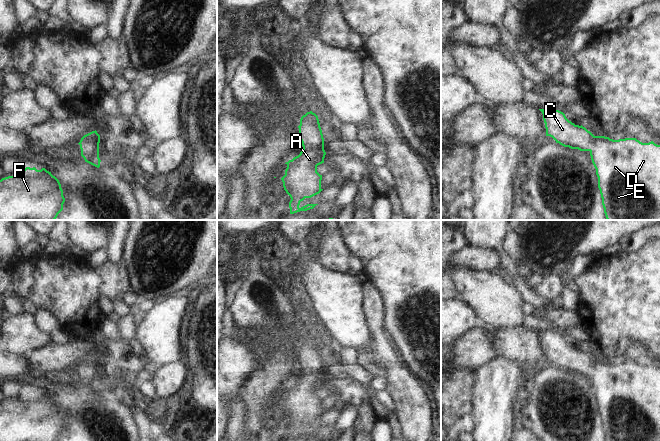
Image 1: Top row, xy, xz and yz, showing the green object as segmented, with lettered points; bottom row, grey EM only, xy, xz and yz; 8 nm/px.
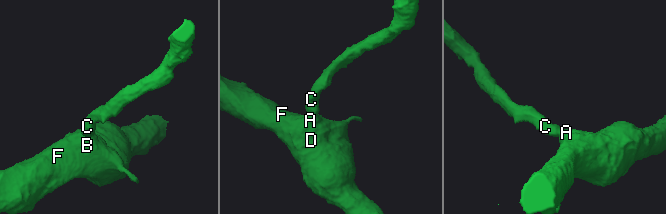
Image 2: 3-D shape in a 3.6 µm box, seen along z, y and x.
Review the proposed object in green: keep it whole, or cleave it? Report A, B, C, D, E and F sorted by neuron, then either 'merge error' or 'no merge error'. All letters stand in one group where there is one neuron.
groups A B C D E F; no merge error

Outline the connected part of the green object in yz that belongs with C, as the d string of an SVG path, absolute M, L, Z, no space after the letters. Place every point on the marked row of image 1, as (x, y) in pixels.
M546 108L539 109L543 114L543 120L546 128L546 136L552 137L556 143L564 147L569 147L571 149L578 149L580 151L589 151L592 163L596 169L596 175L598 177L598 188L600 190L602 205L604 208L604 213L607 220L660 220L660 145L655 144L653 141L649 143L642 143L636 138L625 138L619 140L613 140L605 136L594 136L590 131L588 131L582 125L575 125L569 121L565 114L559 110Z

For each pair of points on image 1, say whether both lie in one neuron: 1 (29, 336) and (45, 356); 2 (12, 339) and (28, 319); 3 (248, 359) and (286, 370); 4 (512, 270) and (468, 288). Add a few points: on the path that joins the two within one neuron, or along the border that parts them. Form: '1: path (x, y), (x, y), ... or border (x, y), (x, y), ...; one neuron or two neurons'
1: border (52, 341), (35, 350), (27, 358); two neurons
2: path (17, 334), (26, 324); one neuron
3: border (258, 364), (258, 367), (245, 384); two neurons
4: border (505, 276), (520, 294); two neurons

